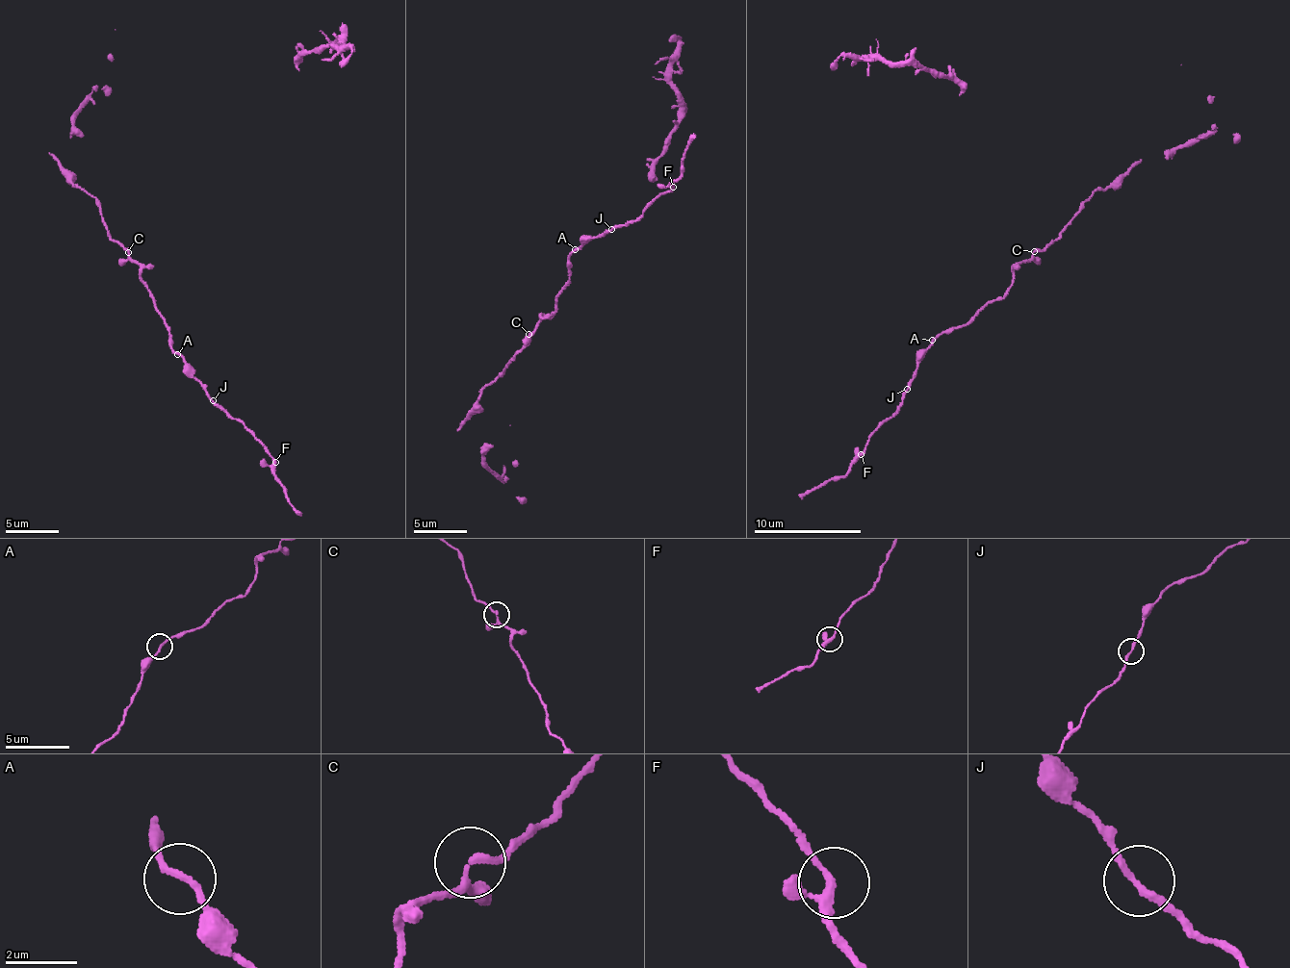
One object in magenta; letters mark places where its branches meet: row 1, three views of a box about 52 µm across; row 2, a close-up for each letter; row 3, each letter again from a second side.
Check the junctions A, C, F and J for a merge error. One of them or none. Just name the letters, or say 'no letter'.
no letter

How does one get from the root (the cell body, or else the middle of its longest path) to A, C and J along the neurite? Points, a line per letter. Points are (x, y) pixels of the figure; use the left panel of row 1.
A: (154, 265), (143, 267), (141, 281), (169, 326), (171, 347), (177, 354)
C: (154, 265), (137, 263), (127, 253)
J: (154, 265), (143, 267), (141, 281), (169, 326), (171, 347), (214, 399)

